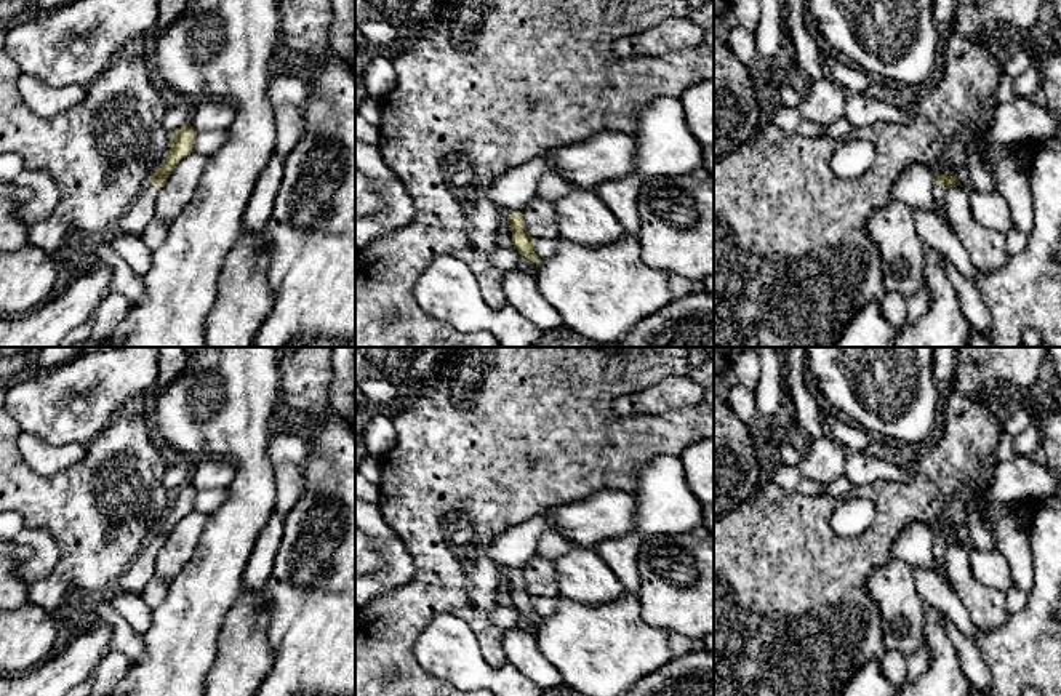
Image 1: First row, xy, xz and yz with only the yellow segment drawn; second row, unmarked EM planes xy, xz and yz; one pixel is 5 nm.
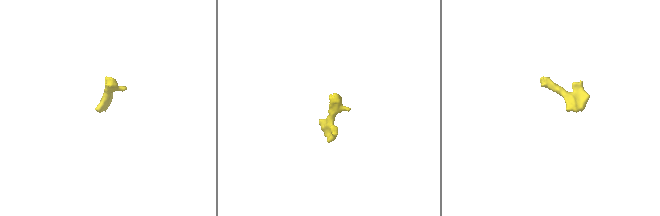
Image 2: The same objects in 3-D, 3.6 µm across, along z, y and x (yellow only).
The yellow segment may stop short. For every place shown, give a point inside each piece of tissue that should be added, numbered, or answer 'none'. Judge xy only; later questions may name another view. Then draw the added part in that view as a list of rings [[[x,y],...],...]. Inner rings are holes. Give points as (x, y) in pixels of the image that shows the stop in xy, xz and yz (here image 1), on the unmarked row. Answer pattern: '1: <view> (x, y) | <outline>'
1: xy (141, 570) | [[[144,542],[130,568],[117,582],[120,592],[139,594],[147,586],[147,582],[155,576],[155,557],[158,554],[157,546],[152,542]]]

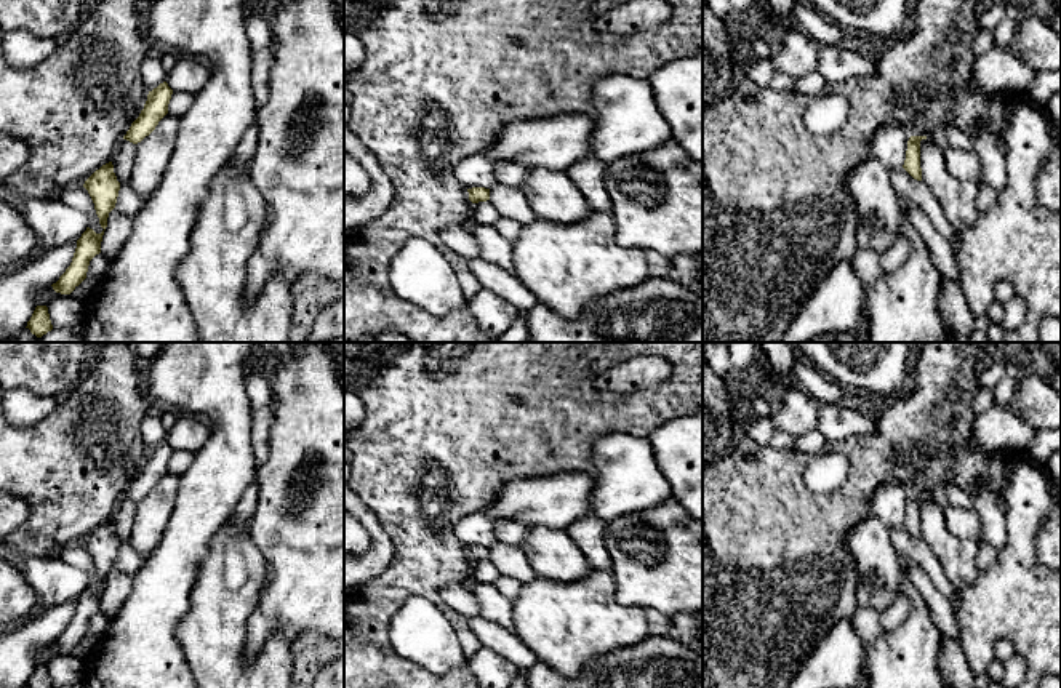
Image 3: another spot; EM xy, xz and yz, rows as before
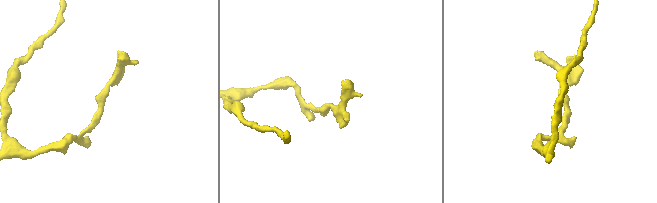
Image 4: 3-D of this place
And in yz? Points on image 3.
none

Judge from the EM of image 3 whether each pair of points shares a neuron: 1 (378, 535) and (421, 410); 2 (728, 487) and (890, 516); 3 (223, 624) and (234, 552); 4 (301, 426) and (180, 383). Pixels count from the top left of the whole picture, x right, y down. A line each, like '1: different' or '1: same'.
1: different
2: different
3: same
4: different

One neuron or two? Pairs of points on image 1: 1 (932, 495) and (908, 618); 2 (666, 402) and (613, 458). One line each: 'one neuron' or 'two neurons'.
1: two neurons
2: two neurons

